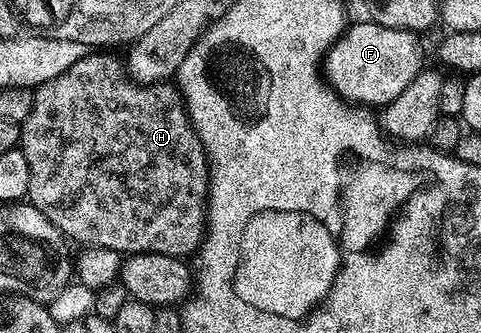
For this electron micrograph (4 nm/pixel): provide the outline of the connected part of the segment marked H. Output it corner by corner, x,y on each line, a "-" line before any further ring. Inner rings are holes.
87,54
75,62
75,66
63,70
63,74
37,85
31,102
31,114
27,114
25,121
20,124
19,147
23,158
27,158
29,171
28,203
34,204
65,237
70,241
78,240
81,246
106,248
122,254
154,252
178,258
192,257
200,247
207,223
207,161
201,140
193,133
180,93
172,83
138,86
128,82
123,73
122,61
120,64
115,57
105,55
109,54

